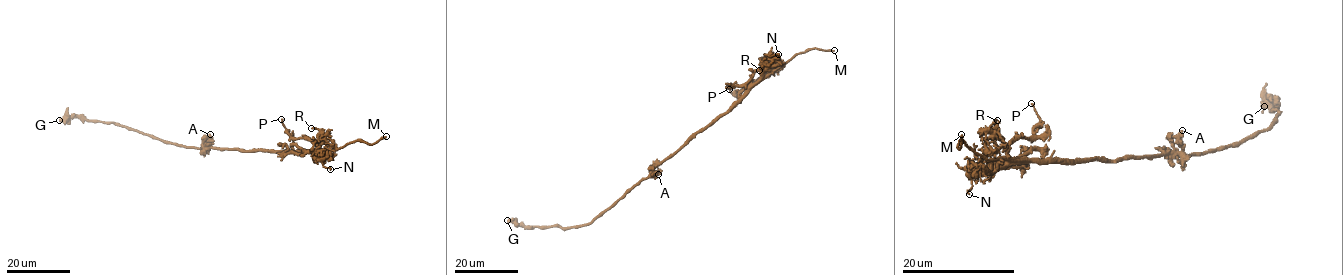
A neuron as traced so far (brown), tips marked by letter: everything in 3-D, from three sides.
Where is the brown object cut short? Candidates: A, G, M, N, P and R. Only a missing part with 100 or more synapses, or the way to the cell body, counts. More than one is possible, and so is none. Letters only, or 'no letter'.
M

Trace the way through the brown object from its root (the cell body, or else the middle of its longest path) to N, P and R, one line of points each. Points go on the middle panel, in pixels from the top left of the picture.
N: (674, 154), (694, 134), (724, 115), (759, 79), (762, 63), (771, 58), (770, 56), (778, 54)
P: (674, 154), (694, 134), (727, 113), (764, 76), (734, 94), (729, 89)
R: (674, 154), (694, 134), (727, 113), (768, 73), (767, 69), (759, 70)

